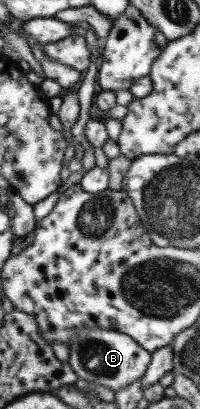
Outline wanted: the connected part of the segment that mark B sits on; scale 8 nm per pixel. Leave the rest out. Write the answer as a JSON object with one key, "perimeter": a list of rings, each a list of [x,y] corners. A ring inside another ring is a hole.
{"perimeter":[[[86,327],[73,337],[69,347],[69,362],[81,379],[105,385],[117,392],[142,379],[151,364],[152,354],[131,335],[101,327]]]}

